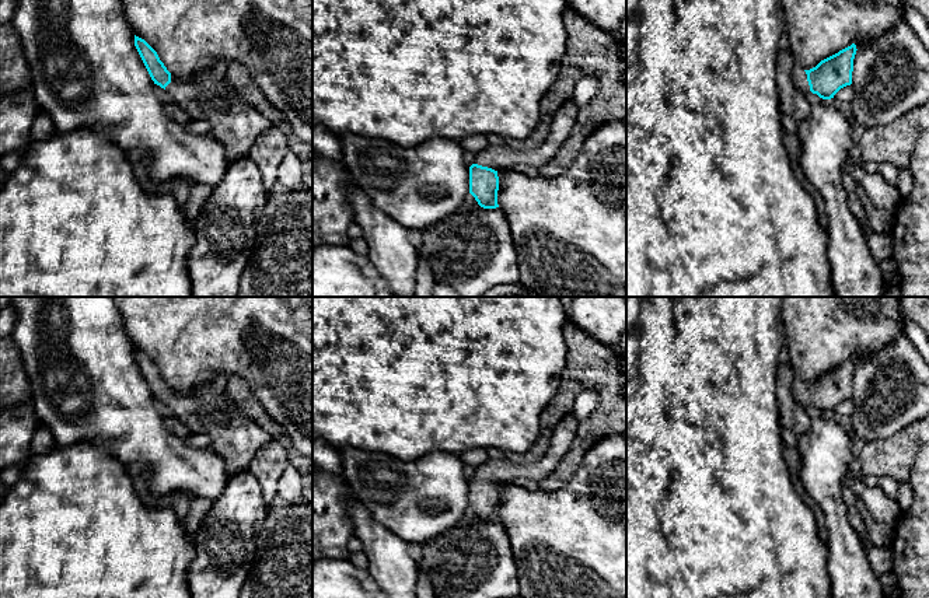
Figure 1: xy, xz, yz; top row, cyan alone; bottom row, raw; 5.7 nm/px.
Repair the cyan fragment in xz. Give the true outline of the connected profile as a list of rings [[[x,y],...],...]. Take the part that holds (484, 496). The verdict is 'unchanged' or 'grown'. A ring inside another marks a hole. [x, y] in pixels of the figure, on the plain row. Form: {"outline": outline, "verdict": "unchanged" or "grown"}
{"outline": [[[566,415],[555,427],[551,445],[537,461],[516,464],[506,459],[489,459],[475,468],[469,480],[469,507],[483,522],[496,522],[499,504],[499,483],[511,483],[517,478],[541,480],[560,466],[560,461],[573,445],[580,422]]], "verdict": "grown"}

